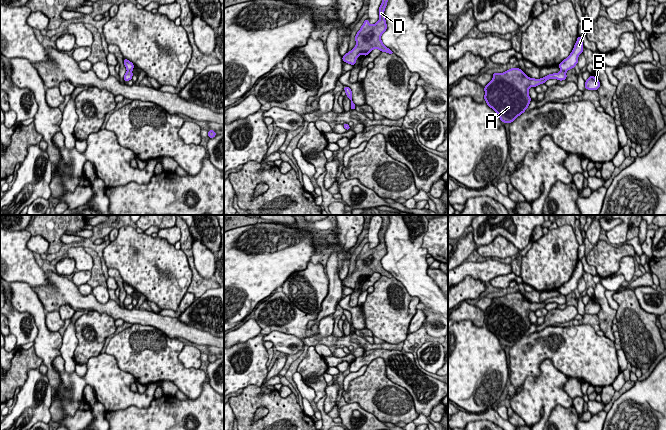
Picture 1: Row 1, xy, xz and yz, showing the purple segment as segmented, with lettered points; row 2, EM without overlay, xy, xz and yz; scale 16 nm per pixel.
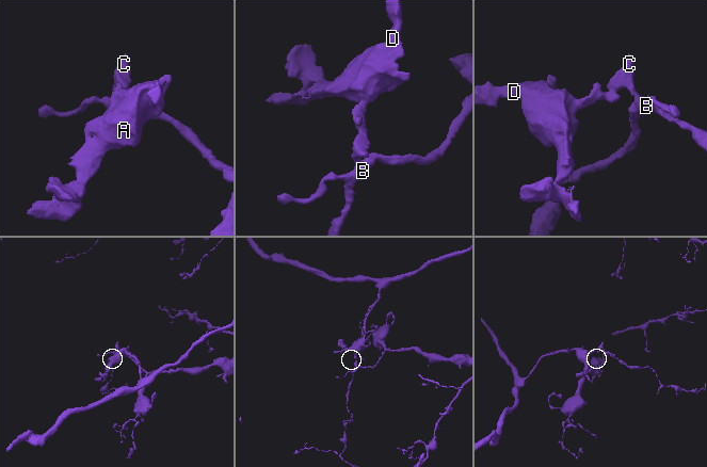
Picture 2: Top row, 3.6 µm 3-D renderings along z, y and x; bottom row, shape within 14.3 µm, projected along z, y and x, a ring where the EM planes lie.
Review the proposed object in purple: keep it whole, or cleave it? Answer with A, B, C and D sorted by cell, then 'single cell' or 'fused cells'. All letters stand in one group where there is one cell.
A D / B C; fused cells

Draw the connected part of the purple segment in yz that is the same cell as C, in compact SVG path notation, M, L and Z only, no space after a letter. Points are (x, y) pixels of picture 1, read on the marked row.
M578 36L577 41L569 57L564 59L558 65L560 70L567 72L569 69L573 69L578 63L578 57L581 53L583 53L583 41L582 41L582 37Z

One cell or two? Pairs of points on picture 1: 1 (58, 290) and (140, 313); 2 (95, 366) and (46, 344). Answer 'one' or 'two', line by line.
1: one
2: two

